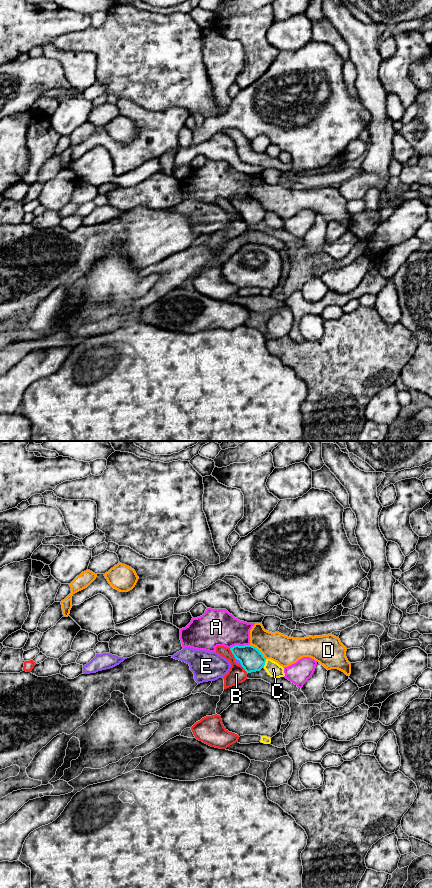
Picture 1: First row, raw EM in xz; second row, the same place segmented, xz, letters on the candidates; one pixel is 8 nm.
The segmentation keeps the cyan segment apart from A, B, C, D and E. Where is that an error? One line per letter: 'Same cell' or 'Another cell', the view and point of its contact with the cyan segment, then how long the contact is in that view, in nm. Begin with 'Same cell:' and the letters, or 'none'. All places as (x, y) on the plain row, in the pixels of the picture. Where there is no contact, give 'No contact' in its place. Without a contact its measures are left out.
Same cell: none
A: Another cell. Touches cyan at xz (238, 197). Shared border 170 nm
B: Another cell. Touches cyan at xz (232, 205). Shared border 100 nm
C: Another cell. Touches cyan at xz (264, 215). Shared border 80 nm
D: Another cell. Touches cyan at xz (258, 202). Shared border 180 nm
E: Another cell. Touches cyan at xz (239, 212). Shared border 80 nm

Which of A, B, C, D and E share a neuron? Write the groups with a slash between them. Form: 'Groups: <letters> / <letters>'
Groups: A / B / C / D / E

